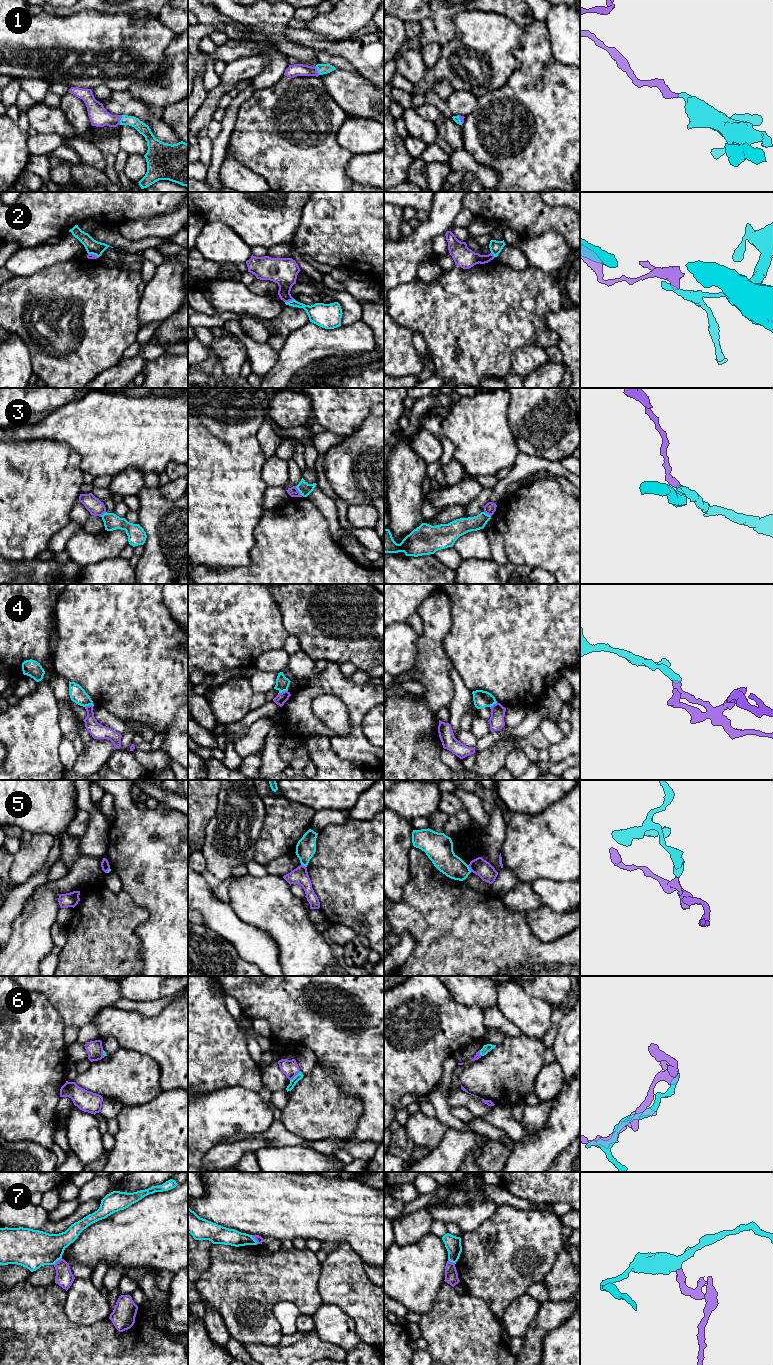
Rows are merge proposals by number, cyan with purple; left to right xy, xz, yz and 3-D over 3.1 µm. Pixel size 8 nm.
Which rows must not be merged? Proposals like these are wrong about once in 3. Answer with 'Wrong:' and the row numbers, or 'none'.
Wrong: 2, 3, 4, 5, 6, 7

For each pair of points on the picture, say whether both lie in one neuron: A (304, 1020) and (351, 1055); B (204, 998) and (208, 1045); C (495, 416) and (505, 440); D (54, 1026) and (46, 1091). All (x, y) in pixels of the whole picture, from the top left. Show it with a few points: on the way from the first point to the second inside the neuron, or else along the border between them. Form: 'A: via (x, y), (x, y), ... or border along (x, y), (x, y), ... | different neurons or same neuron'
A: via (316, 1020), (339, 1043) | same neuron
B: via (204, 1010), (204, 1033) | same neuron
C: via (495, 422), (495, 430), (499, 434) | same neuron
D: via (46, 1042), (46, 1075) | same neuron

